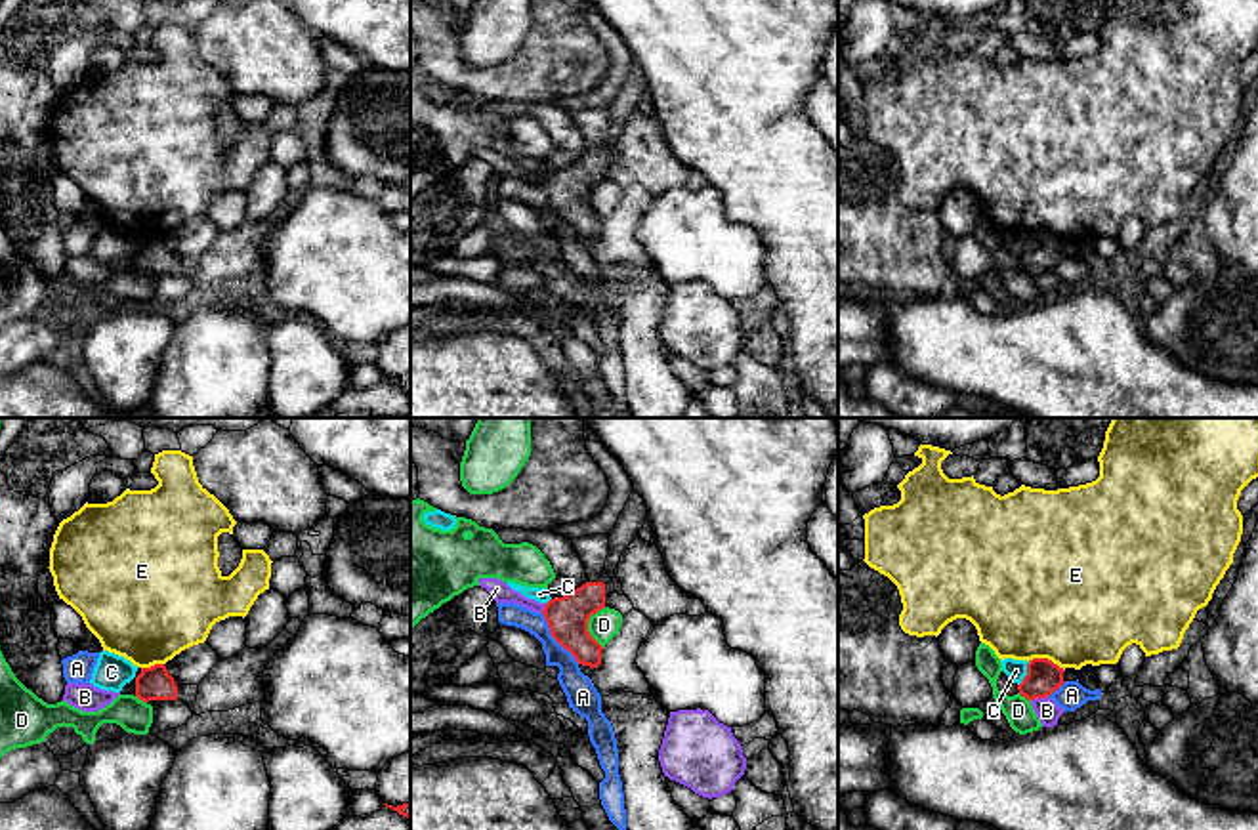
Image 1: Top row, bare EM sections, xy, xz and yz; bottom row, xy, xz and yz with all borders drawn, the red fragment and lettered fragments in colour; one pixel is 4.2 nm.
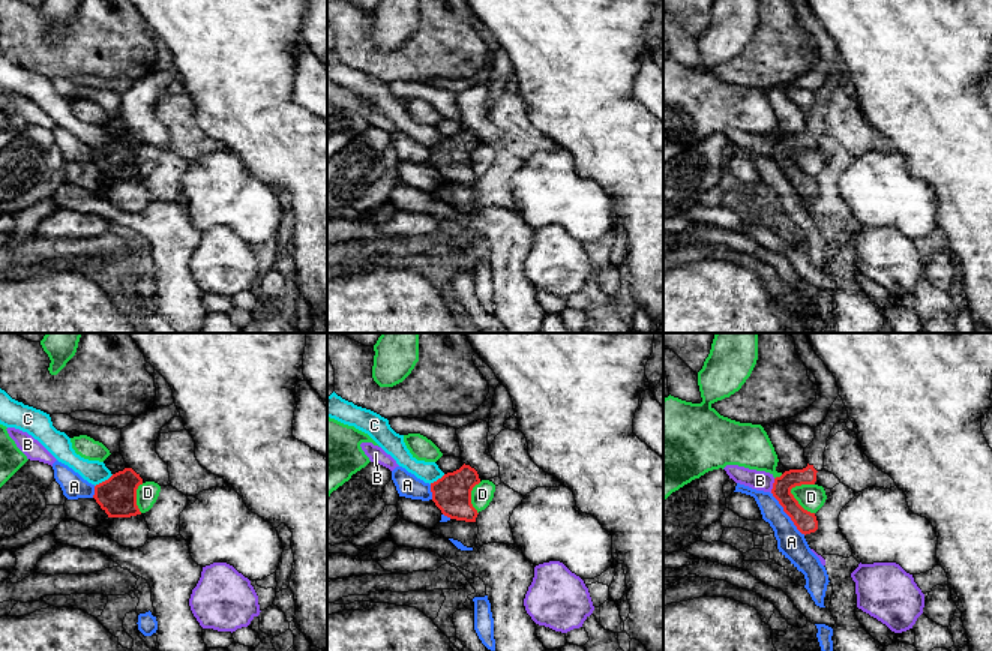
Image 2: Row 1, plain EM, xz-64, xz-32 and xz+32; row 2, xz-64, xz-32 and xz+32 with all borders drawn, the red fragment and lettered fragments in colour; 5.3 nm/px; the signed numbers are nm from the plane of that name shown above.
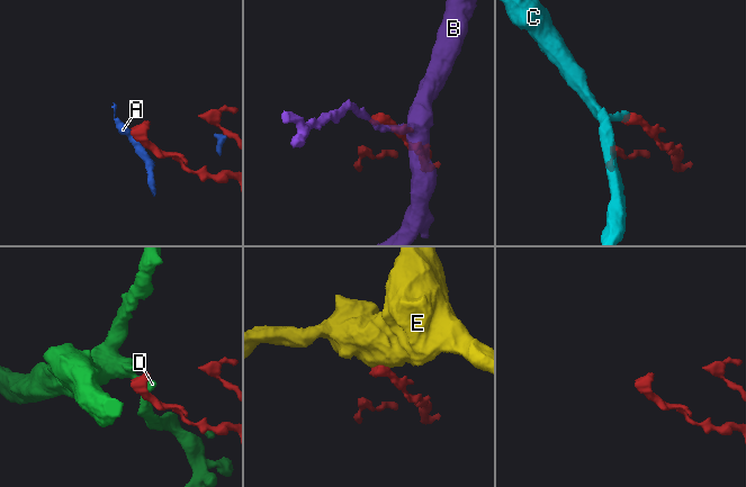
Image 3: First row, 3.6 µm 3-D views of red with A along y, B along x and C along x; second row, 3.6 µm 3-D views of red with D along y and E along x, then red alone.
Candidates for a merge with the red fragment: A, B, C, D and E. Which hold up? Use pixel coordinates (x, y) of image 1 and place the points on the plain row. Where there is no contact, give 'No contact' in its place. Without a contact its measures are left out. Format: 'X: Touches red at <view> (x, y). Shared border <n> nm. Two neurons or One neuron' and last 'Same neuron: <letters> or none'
A: Touches red at xz (554, 210). Shared border 280 nm. Two neurons
B: Touches red at yz (1039, 269). Shared border 80 nm. Two neurons
C: Touches red at yz (1027, 247). Shared border 120 nm. Two neurons
D: Touches red at xz (587, 197). Shared border 180 nm. Two neurons
E: Touches red at yz (1047, 231). Shared border 170 nm. Two neurons
Same neuron: none

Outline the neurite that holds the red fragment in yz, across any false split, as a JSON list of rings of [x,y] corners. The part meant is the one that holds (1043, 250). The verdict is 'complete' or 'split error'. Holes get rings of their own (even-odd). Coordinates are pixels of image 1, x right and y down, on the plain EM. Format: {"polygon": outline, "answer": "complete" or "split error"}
{"polygon": [[[1033,231],[1027,237],[1027,248],[1017,258],[1017,263],[1027,273],[1046,271],[1065,256],[1063,244],[1063,240],[1048,231]]], "answer": "complete"}

